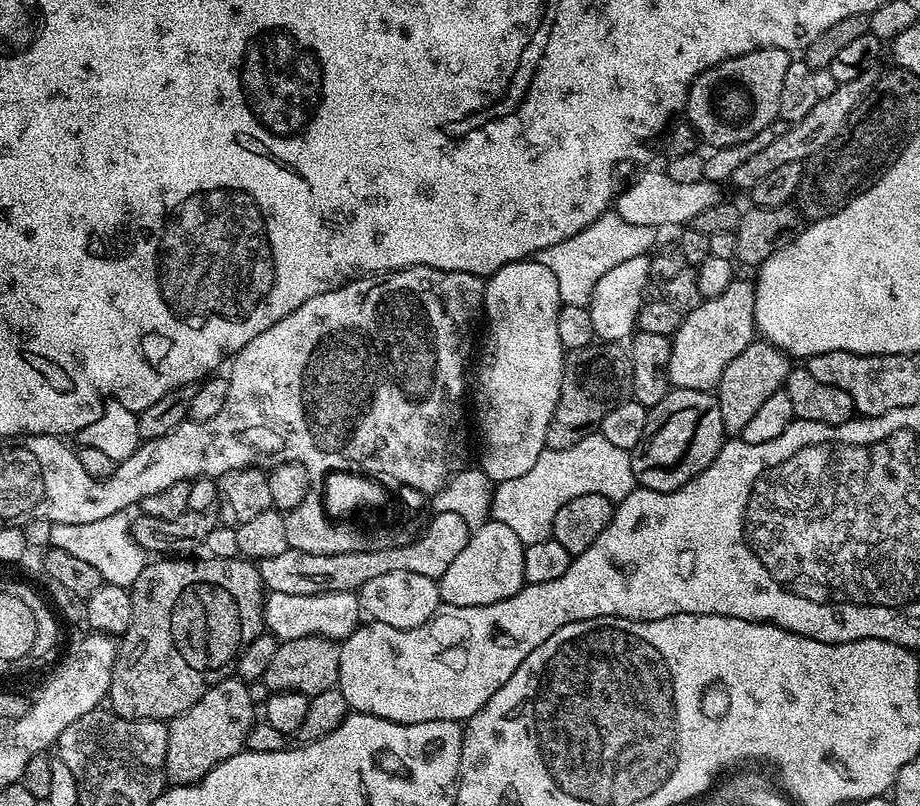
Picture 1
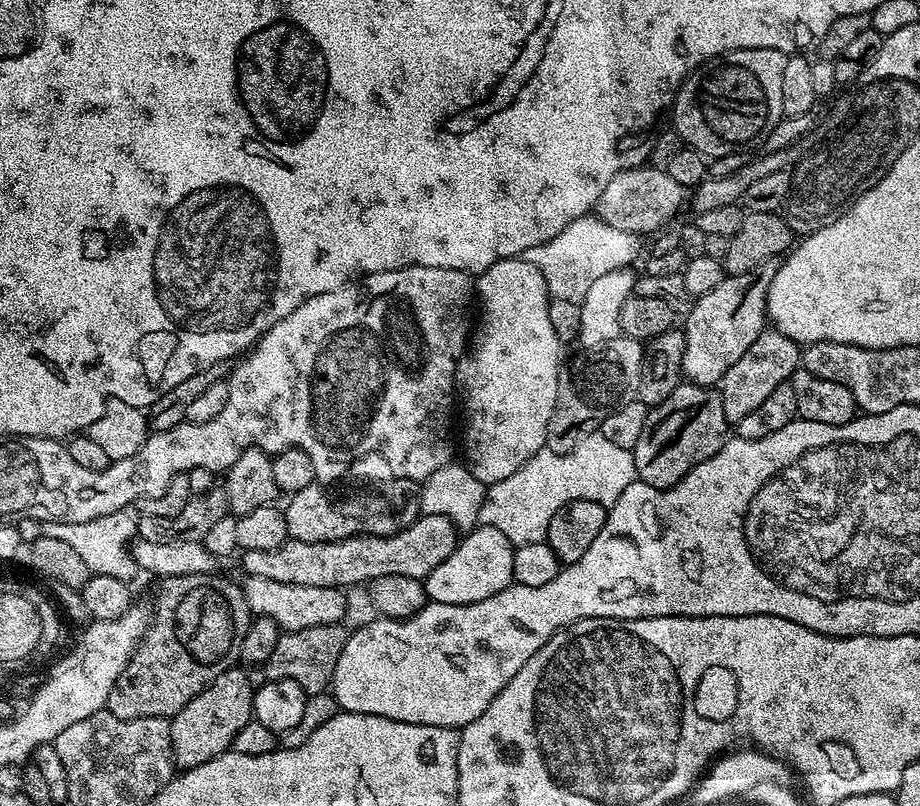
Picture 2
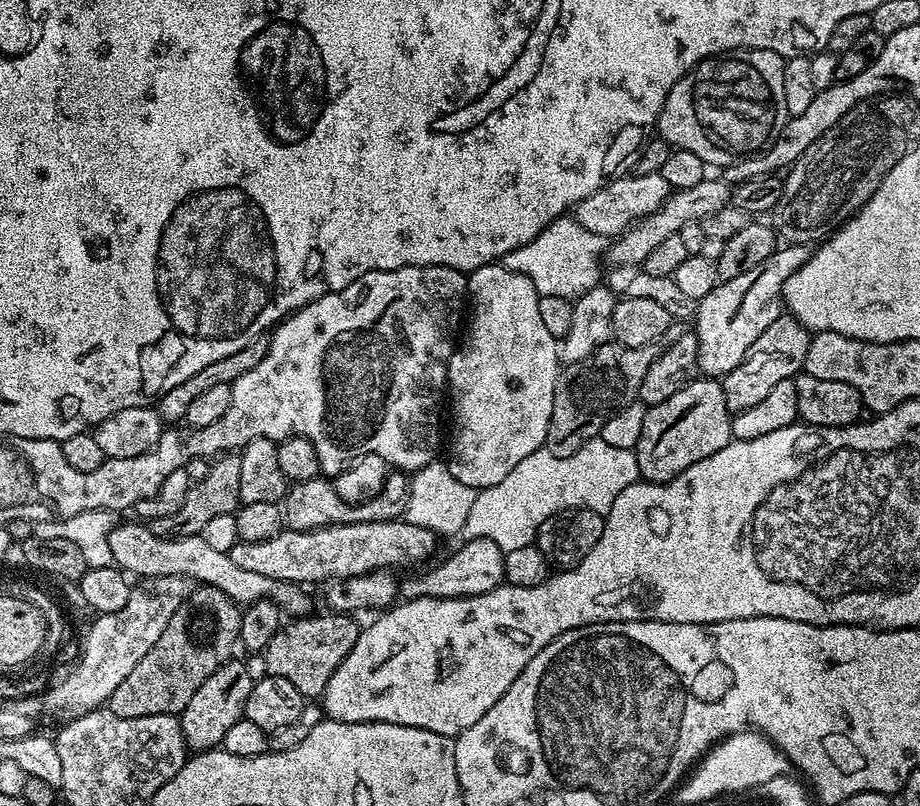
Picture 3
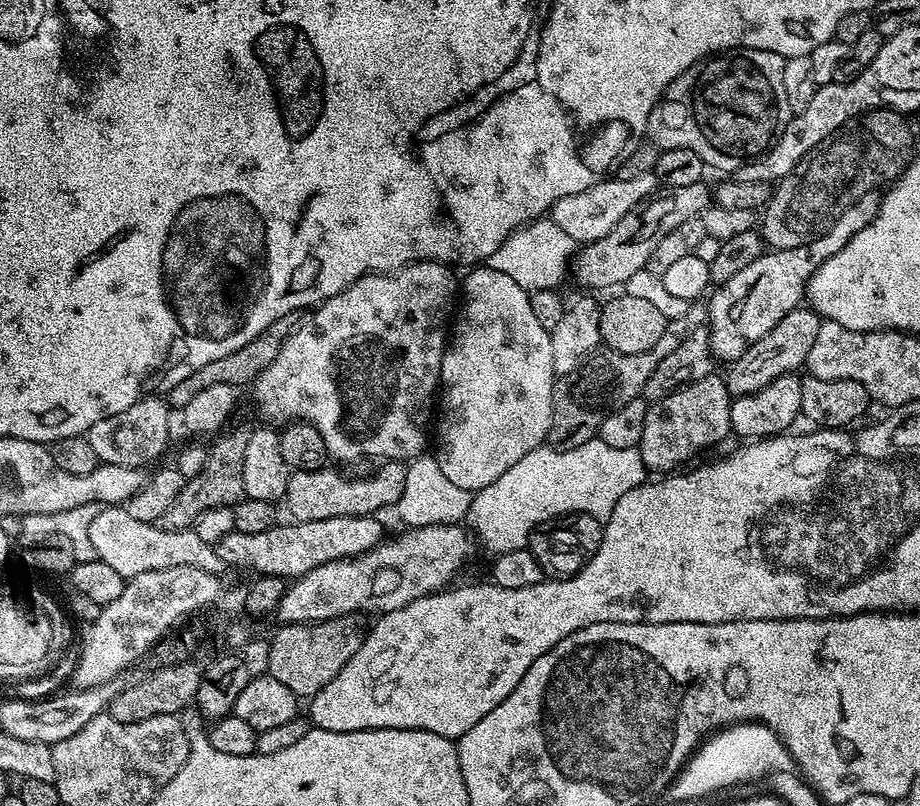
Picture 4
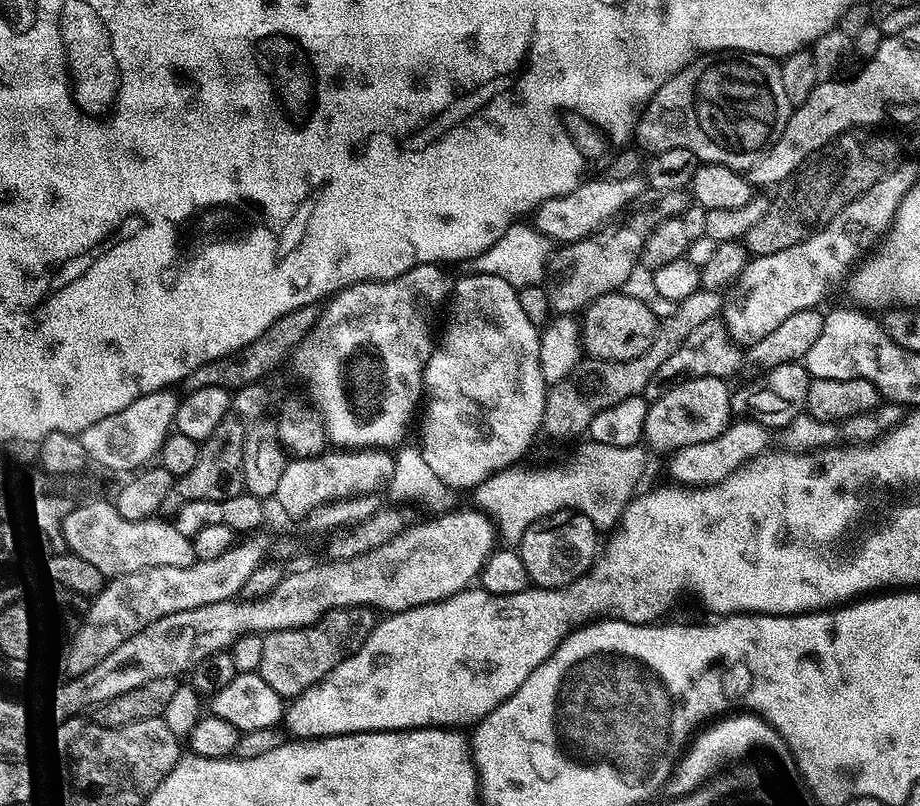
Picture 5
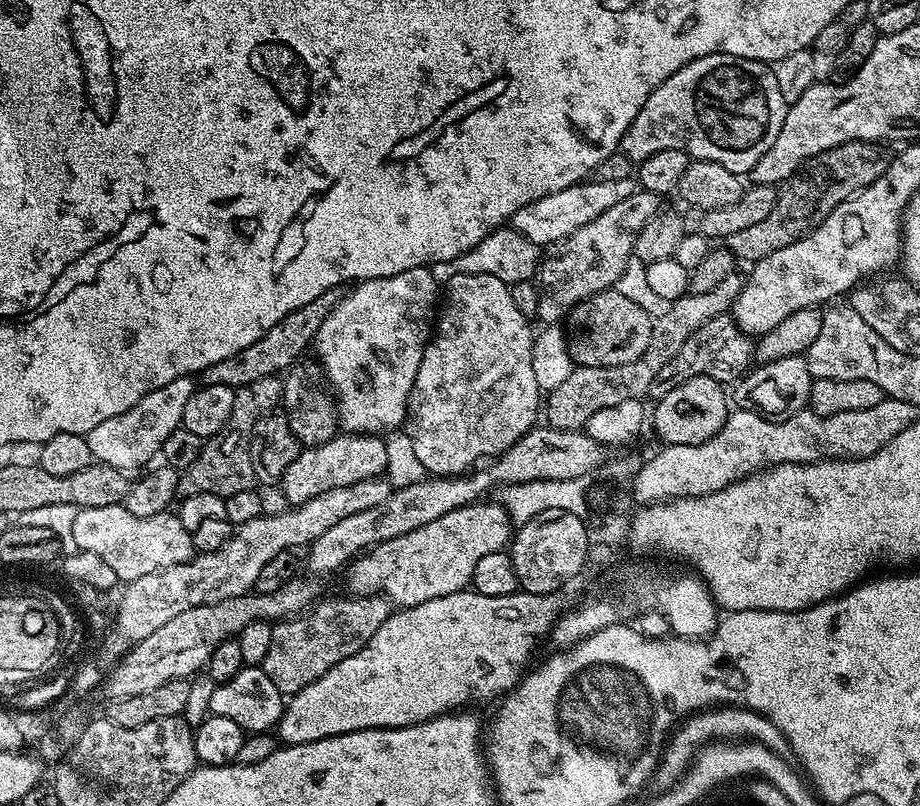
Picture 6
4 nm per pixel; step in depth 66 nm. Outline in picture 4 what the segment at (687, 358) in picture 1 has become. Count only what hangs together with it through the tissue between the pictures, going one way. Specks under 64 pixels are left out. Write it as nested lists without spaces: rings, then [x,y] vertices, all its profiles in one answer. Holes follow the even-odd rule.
[[[879,191],[862,194],[862,198],[854,202],[854,206],[850,206],[850,210],[846,210],[846,214],[842,214],[834,226],[830,226],[825,236],[790,250],[778,248],[765,251],[763,256],[750,262],[746,270],[734,274],[730,282],[719,285],[715,289],[716,293],[713,291],[706,300],[708,346],[717,361],[731,362],[742,358],[742,354],[746,354],[746,350],[754,346],[758,338],[766,338],[766,334],[770,334],[770,330],[774,330],[774,326],[778,326],[778,322],[782,322],[790,310],[801,307],[808,279],[820,269],[822,262],[838,254],[838,250],[842,250],[842,246],[846,246],[846,242],[850,242],[858,230],[865,228],[874,219],[880,209],[881,199]]]

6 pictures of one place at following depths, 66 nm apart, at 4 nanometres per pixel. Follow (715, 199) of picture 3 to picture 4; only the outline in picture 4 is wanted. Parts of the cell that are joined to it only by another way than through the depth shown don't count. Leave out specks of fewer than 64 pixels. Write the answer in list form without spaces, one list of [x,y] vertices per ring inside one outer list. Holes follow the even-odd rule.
[[[701,182],[694,186],[678,186],[671,190],[665,191],[665,196],[661,194],[653,195],[651,198],[639,204],[634,210],[630,210],[630,214],[622,214],[622,222],[618,222],[618,226],[614,226],[614,230],[610,230],[610,234],[606,234],[606,238],[598,238],[594,242],[583,245],[577,251],[574,257],[574,276],[576,272],[576,280],[581,284],[581,289],[596,290],[592,288],[616,288],[619,289],[629,280],[632,275],[638,274],[638,270],[648,267],[650,262],[650,254],[654,254],[654,250],[658,247],[658,242],[662,242],[662,238],[666,238],[666,234],[671,232],[679,232],[682,222],[689,221],[690,218],[705,212],[713,203],[714,192],[711,187],[707,188],[707,183]]]

